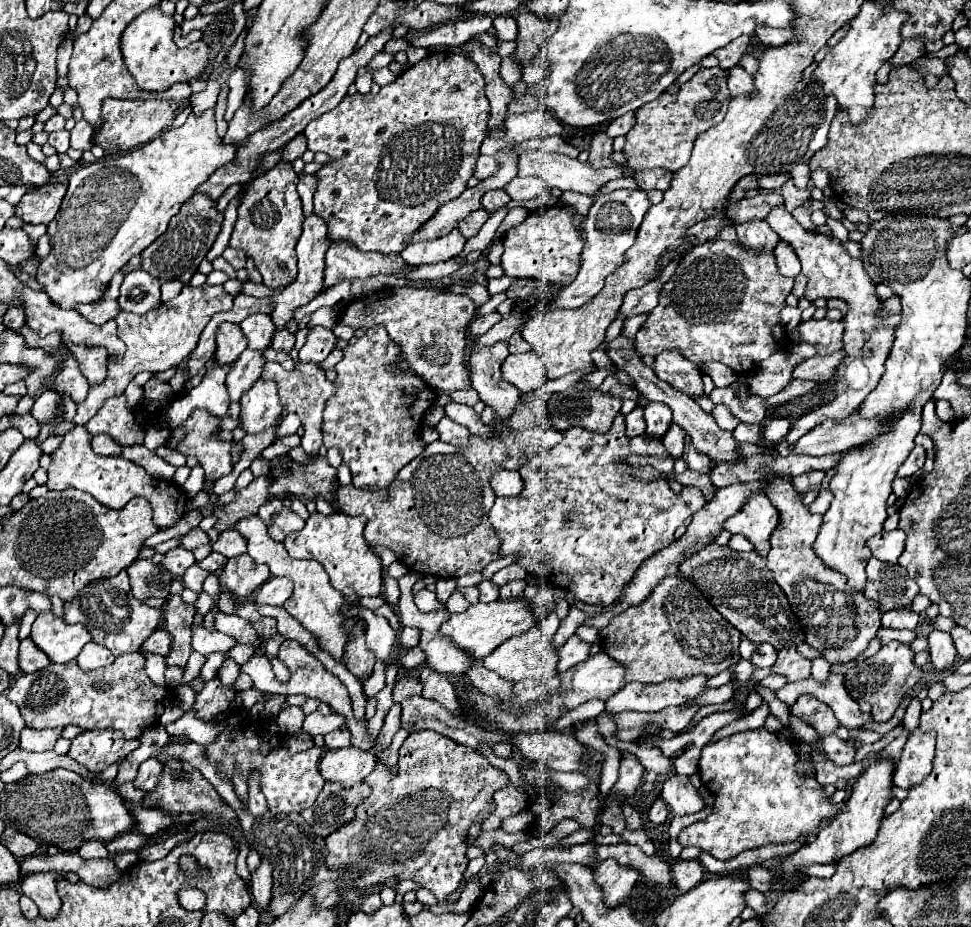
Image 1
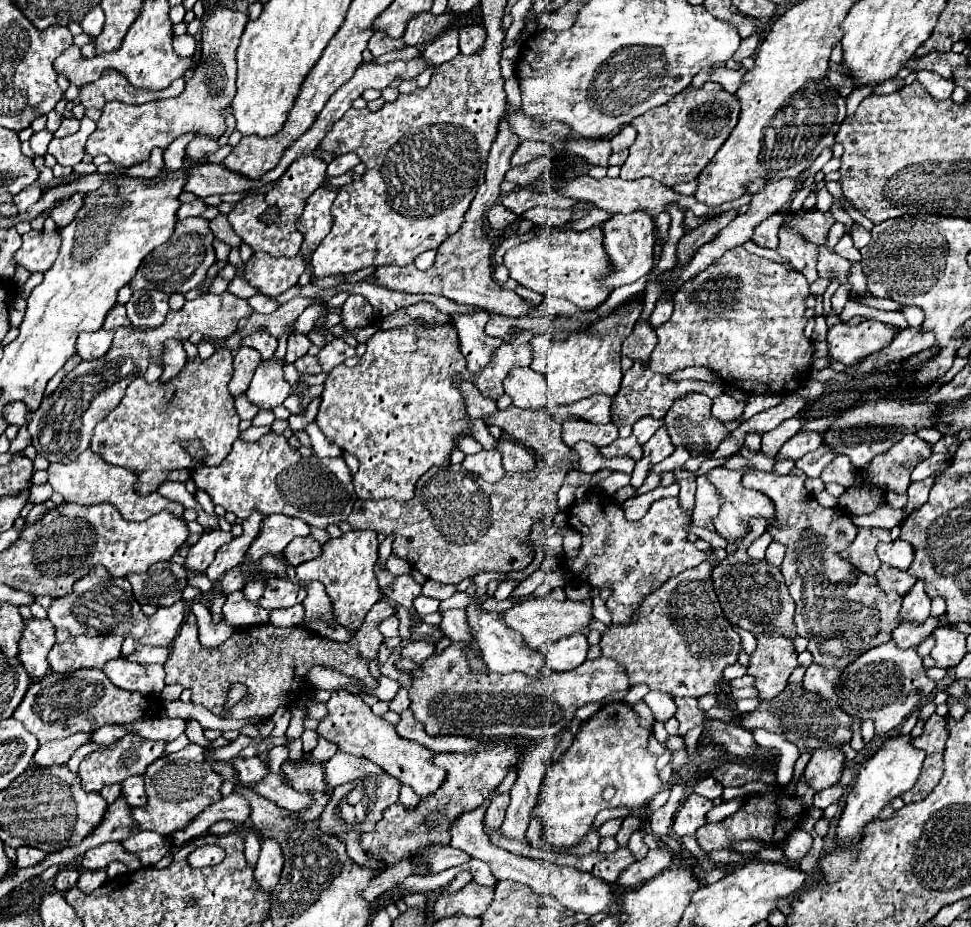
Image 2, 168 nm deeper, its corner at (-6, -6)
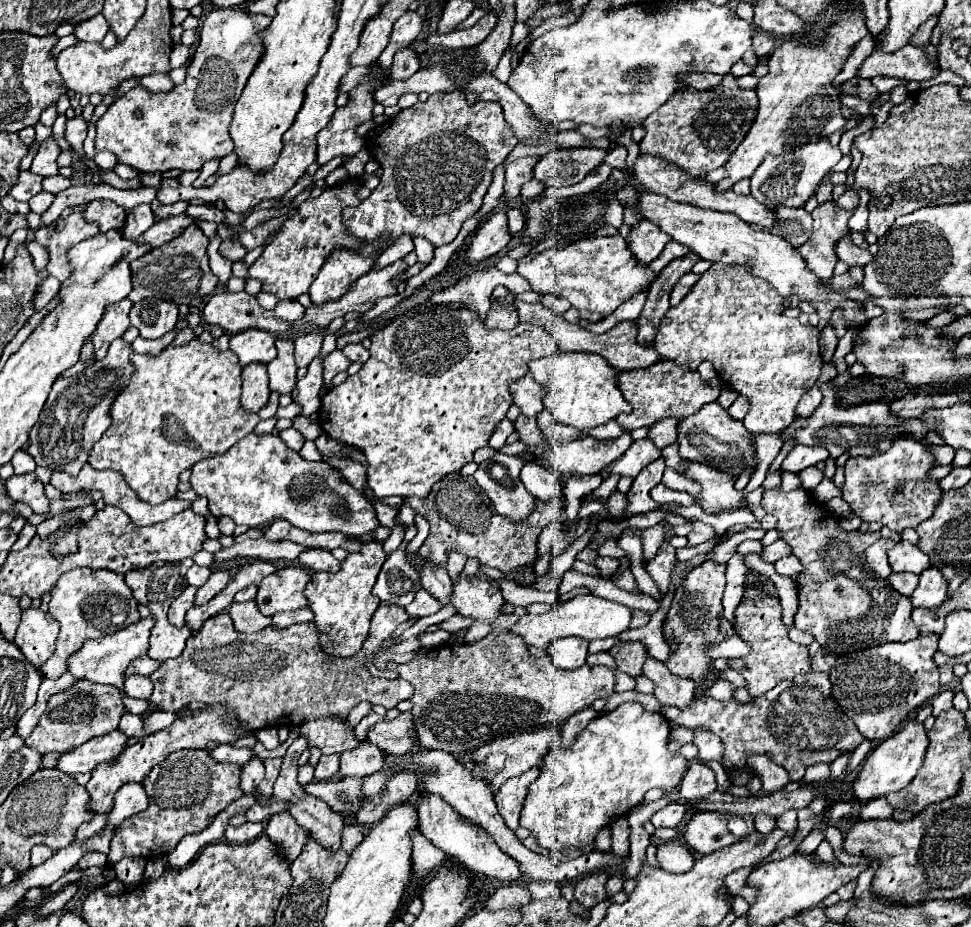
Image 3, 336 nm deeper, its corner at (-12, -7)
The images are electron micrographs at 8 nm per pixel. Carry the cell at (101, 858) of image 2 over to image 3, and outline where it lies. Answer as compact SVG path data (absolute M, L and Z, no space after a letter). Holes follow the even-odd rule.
M88 852L82 856L82 860L78 862L80 868L90 868L90 866L98 866L98 868L104 868L106 866L106 854L102 852Z

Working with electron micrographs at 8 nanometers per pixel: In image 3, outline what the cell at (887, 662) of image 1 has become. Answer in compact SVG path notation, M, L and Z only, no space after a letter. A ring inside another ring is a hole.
M918 636L904 644L890 642L836 658L830 672L832 696L864 738L886 740L900 728L910 712L940 692L938 666L932 660L936 644L938 636Z

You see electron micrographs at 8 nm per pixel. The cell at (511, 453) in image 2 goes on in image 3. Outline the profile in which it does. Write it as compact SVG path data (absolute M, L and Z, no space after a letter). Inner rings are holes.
M526 460L520 472L520 480L526 486L526 490L540 500L562 500L564 498L558 478L554 476L554 472L548 472L544 464Z

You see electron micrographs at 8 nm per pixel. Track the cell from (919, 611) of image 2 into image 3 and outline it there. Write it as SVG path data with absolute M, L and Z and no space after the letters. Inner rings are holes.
M926 568L920 574L920 584L912 594L916 608L938 608L946 600L946 580L938 568Z

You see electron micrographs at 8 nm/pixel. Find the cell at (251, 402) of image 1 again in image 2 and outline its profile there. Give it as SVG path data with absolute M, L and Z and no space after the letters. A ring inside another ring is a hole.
M268 359L258 365L246 395L260 409L274 409L288 397L290 383L284 379L282 367L284 363L278 359Z

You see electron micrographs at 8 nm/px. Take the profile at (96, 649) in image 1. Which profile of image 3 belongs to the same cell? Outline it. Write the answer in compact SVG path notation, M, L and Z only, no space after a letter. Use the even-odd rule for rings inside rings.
M128 676L124 682L124 692L130 698L150 698L152 688L154 688L154 684L146 676Z

